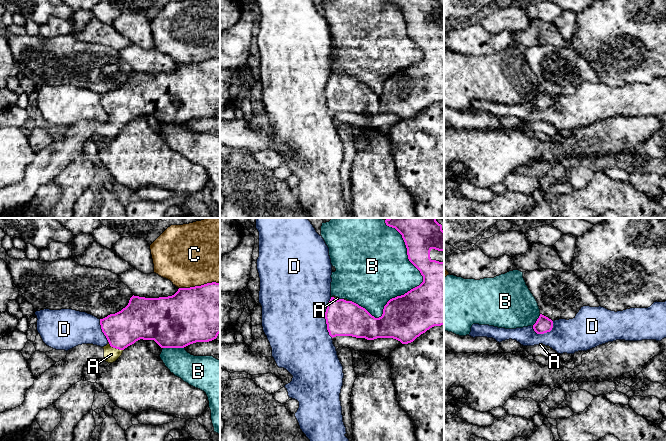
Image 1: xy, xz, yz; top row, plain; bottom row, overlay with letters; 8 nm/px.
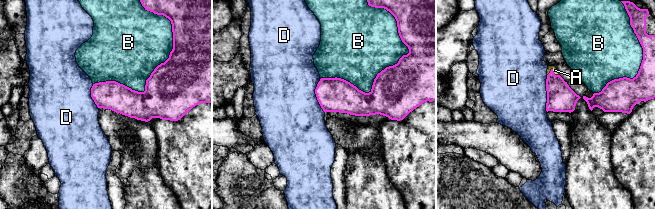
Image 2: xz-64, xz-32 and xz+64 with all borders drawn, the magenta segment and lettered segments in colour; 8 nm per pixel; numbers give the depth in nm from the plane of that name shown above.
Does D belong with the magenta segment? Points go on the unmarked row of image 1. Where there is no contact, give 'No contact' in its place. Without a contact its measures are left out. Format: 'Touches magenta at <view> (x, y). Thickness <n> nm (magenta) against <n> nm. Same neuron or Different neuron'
Touches magenta at xz (325, 93). Thickness 280 nm (magenta) against 500 nm. Different neuron

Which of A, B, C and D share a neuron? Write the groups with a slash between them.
A / B / C / D

